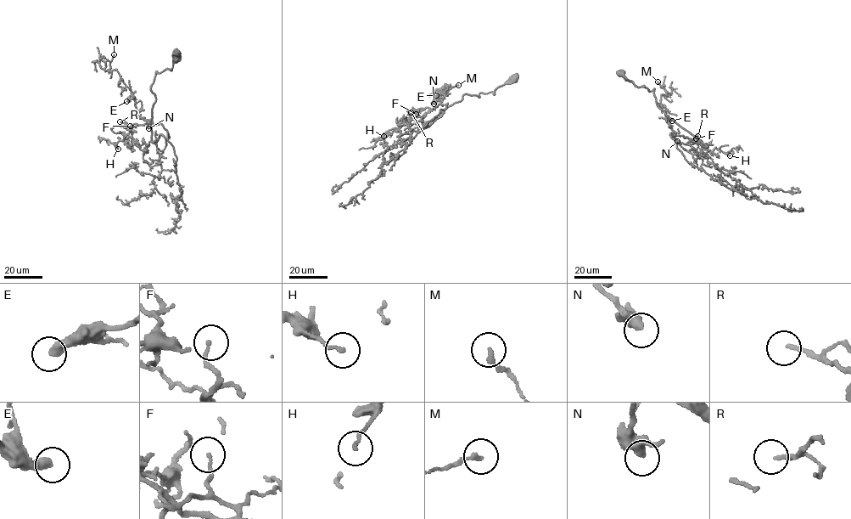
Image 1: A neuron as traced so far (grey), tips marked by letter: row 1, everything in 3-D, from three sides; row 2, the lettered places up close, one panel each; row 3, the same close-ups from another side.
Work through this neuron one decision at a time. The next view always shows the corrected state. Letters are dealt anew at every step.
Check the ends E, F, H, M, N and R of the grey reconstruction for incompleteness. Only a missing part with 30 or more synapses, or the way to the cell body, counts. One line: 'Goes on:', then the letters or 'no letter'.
Goes on: E, R

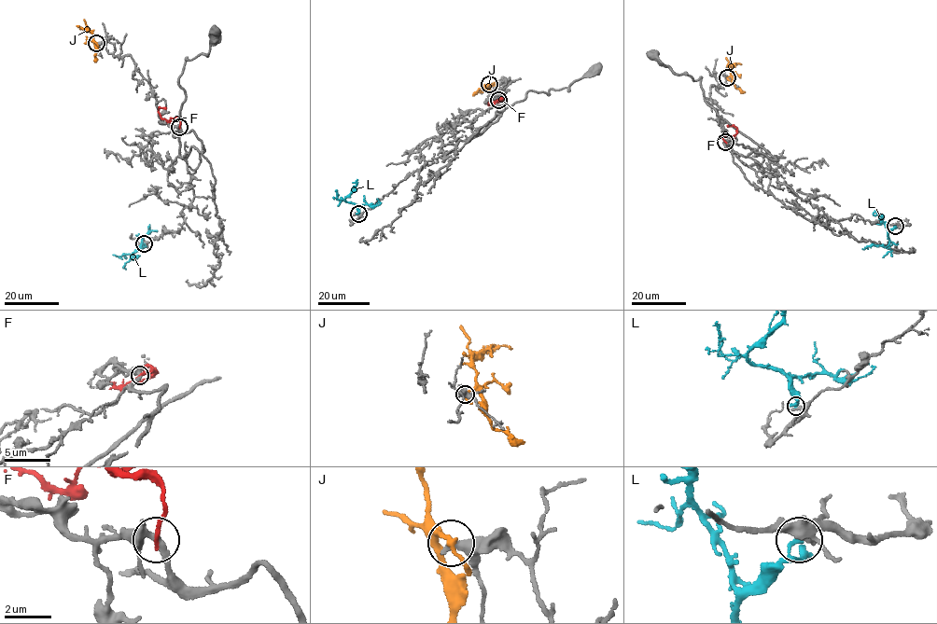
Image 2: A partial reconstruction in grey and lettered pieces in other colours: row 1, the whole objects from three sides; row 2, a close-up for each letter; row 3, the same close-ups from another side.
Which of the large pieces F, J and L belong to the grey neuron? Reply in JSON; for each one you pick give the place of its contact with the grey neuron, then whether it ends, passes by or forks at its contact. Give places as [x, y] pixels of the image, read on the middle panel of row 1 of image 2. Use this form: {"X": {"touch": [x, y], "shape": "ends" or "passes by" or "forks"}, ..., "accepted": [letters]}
{"accepted": []}

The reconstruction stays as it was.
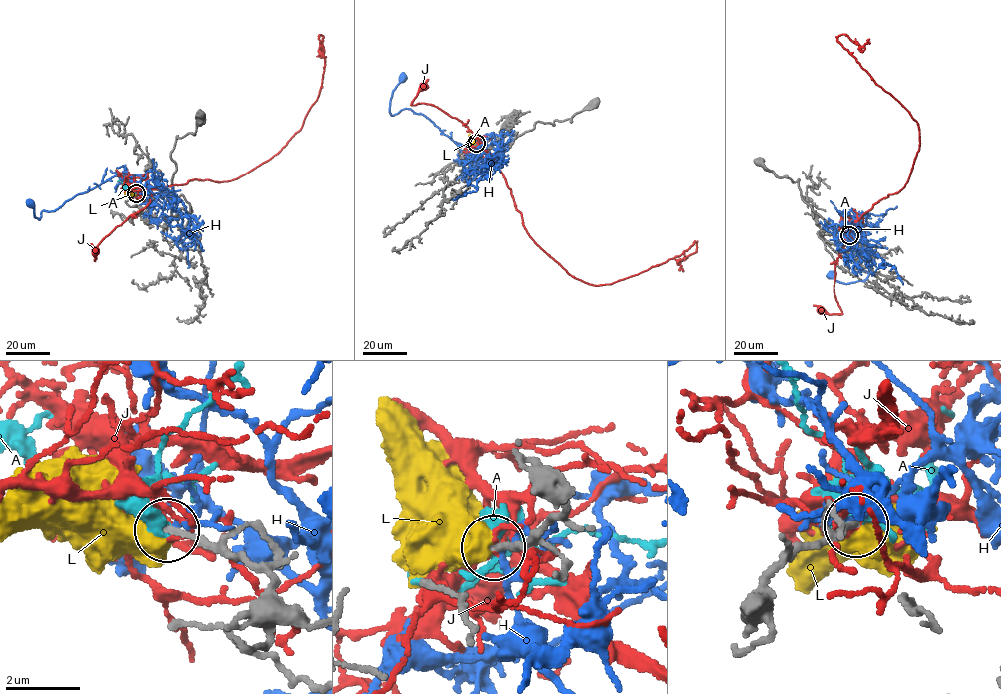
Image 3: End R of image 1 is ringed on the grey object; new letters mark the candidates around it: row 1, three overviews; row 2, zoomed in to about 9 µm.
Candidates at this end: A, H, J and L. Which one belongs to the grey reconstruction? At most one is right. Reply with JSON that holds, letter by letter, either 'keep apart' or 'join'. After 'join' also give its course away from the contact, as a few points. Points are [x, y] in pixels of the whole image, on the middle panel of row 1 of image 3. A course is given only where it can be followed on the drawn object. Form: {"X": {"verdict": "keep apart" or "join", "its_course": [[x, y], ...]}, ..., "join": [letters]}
{"A": {"verdict": "join"}, "H": {"verdict": "keep apart"}, "J": {"verdict": "keep apart"}, "L": {"verdict": "keep apart"}, "join": ["A"]}

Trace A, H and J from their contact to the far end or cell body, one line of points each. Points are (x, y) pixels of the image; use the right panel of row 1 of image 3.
A: (849, 235), (860, 222), (864, 224)
H: (849, 235), (860, 239), (854, 217), (866, 213), (852, 259), (854, 271), (868, 276), (844, 284), (831, 274)
J: (849, 235), (834, 270), (834, 290), (841, 313), (829, 314), (821, 309)

